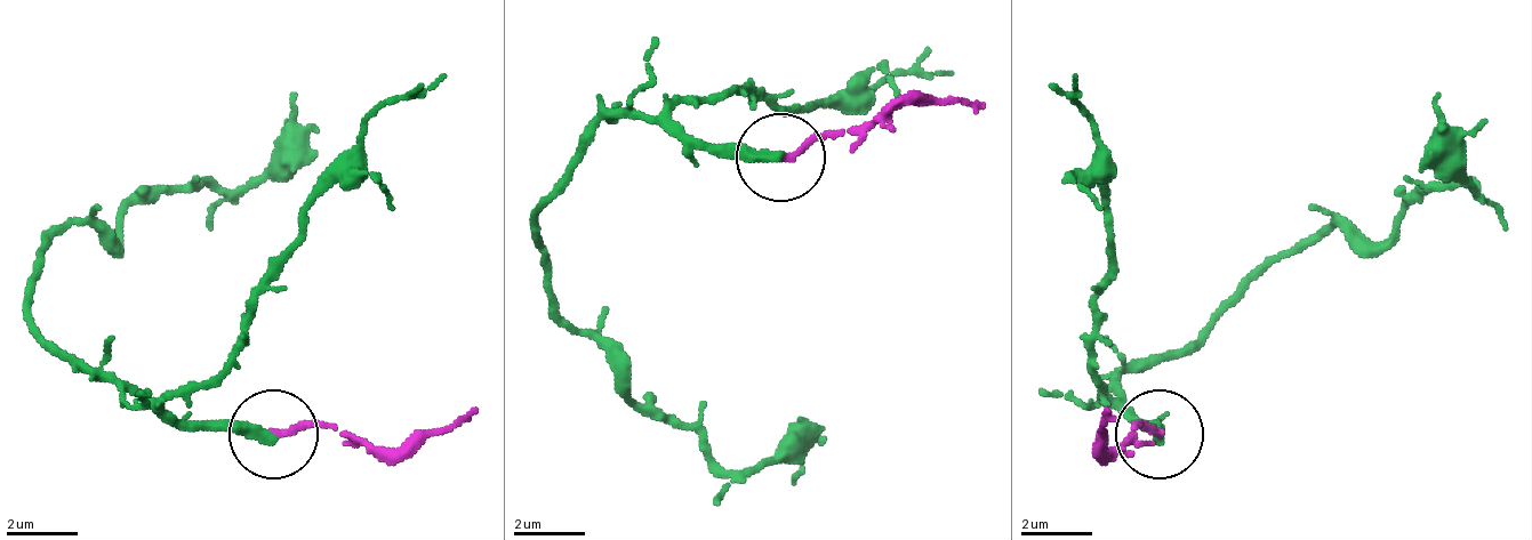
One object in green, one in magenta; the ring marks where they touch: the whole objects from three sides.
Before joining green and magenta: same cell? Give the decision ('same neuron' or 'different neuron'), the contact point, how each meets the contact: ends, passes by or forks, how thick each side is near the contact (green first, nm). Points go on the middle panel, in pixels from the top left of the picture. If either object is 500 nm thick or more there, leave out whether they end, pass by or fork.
different neuron | (780, 156) | green ends | magenta ends | 320/200 nm

